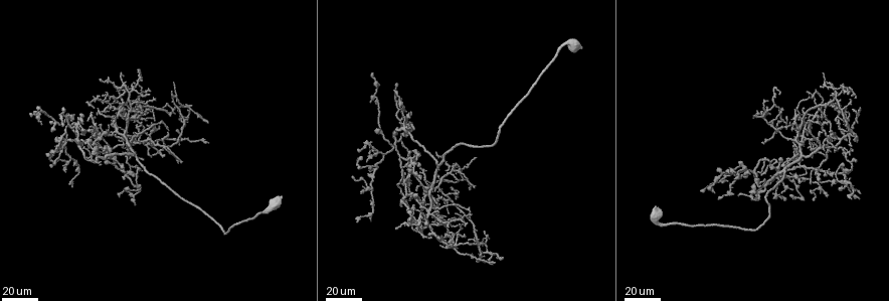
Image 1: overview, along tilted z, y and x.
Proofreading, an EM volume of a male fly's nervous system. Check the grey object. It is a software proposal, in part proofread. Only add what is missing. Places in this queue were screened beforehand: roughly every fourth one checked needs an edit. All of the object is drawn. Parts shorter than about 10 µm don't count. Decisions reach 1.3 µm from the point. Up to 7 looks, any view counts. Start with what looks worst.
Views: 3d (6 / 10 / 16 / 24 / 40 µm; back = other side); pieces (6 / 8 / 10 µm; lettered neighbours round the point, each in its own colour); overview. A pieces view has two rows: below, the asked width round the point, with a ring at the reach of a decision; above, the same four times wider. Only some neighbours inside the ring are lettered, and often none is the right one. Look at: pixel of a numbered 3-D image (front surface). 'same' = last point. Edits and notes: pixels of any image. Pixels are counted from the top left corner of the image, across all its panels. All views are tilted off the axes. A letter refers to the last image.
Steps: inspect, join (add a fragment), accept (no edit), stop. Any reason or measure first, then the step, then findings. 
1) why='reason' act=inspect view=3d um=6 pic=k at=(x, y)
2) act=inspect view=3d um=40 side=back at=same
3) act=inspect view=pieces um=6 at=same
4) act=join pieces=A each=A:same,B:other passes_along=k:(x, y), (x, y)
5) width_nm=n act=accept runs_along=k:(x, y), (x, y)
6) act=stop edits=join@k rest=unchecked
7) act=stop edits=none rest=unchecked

why='branch stops here' act=inspect view=3d um=24 pic=1 at=(771, 113)

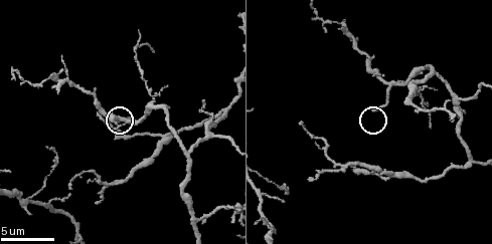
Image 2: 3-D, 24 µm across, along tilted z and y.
why='what lies round it' act=inspect view=pieces um=10 pic=2 at=(369, 107)

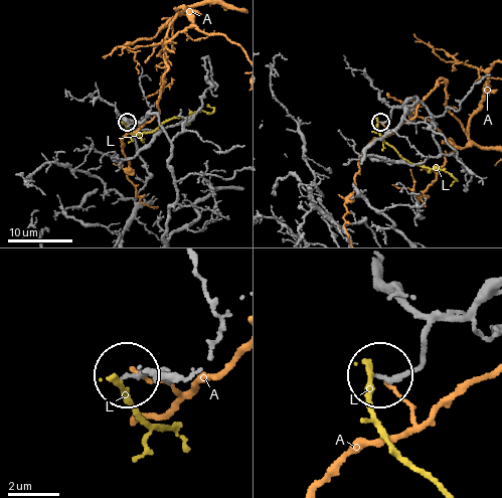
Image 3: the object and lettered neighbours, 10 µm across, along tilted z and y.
act=accept each=A:other,L:other runs_along=3:(486, 290), (433, 327), (407, 369), (379, 376) found='none of them fits'

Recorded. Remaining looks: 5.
why='tapers out' act=inspect view=3d um=24 pic=1 at=(419, 180)

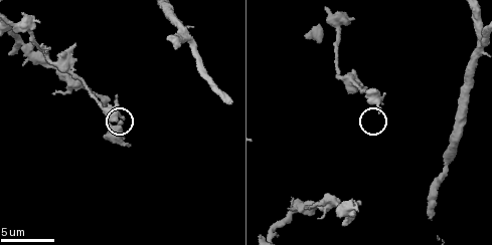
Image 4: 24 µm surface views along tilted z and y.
act=inspect view=pieces um=6 pic=4 at=(122, 117)

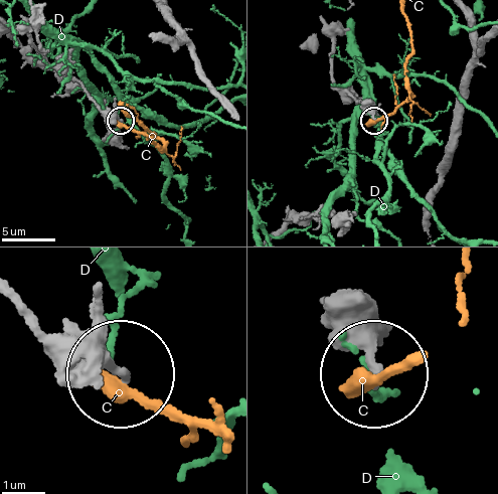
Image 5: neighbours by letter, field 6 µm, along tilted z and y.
act=accept each=C:other,D:other runs_along=5:(10, 299), (37, 330), (121, 374) found='no lettered fragment goes on from it'

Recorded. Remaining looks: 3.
act=inspect view=3d um=24 pic=1 at=(750, 173)

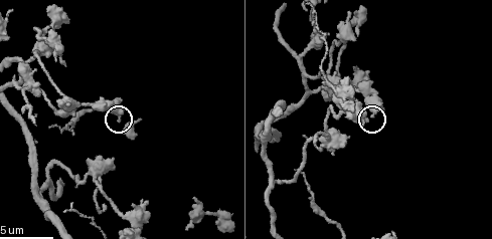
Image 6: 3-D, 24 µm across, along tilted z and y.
why='what lies round it' act=inspect view=pieces um=8 pic=6 at=(120, 119)

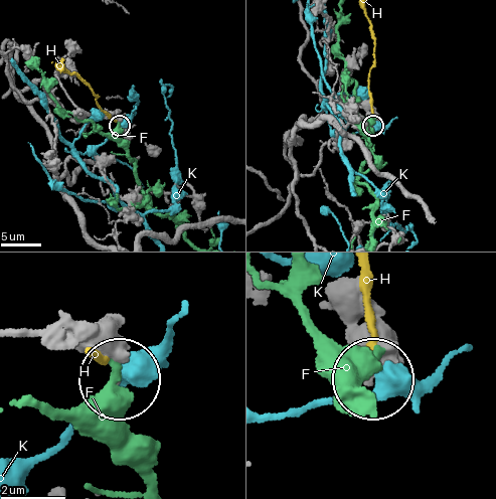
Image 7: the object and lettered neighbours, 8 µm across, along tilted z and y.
act=accept each=F:other,H:other,K:other runs_along=7:(340, 317), (345, 339), (373, 379) found='none of them fits'

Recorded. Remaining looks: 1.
act=stop edits=none rest=unchecked

